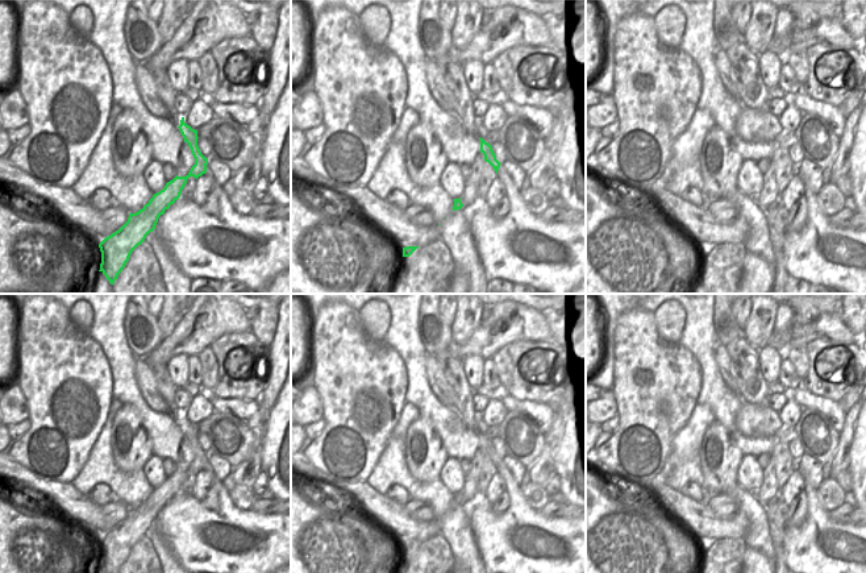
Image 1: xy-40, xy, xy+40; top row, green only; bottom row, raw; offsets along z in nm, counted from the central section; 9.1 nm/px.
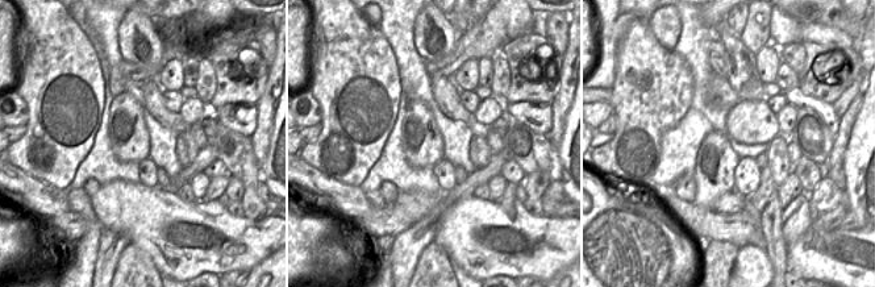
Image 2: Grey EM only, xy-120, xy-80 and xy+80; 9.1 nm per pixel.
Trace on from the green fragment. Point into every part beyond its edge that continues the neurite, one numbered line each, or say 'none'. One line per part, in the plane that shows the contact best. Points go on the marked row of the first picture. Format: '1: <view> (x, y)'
none

